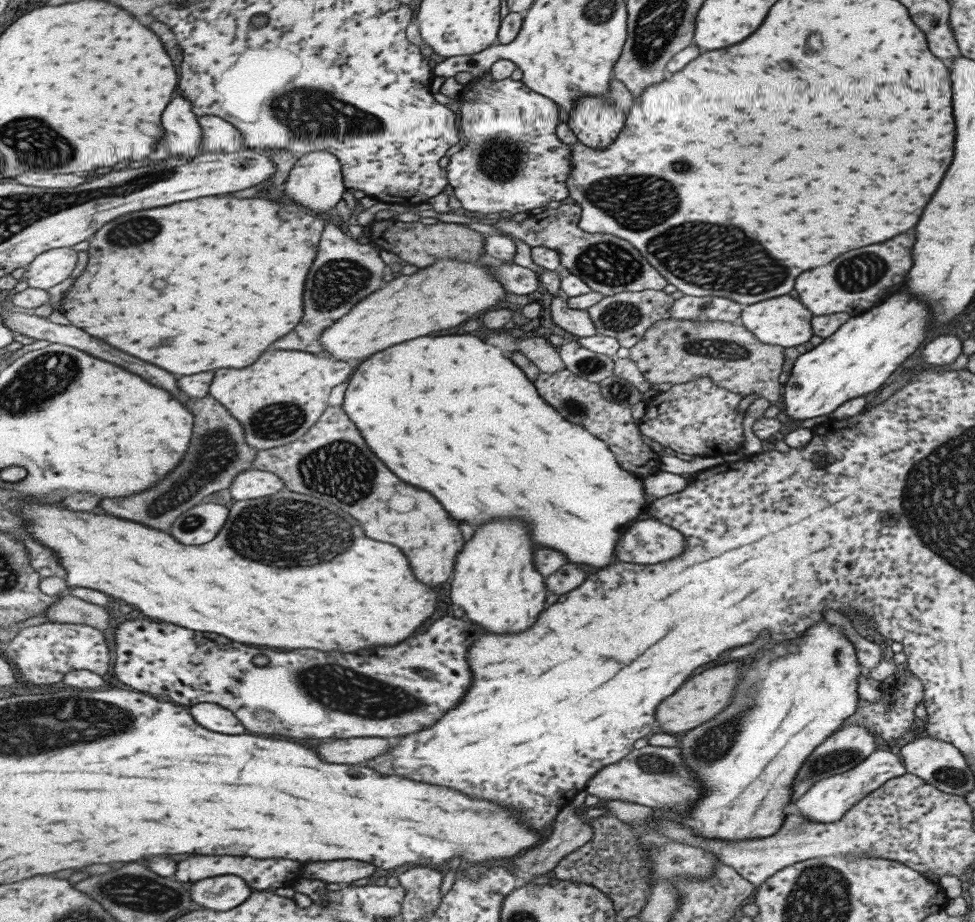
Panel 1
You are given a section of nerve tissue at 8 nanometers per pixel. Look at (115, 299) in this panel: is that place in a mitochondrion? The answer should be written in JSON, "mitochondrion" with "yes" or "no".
{"mitochondrion":"no"}

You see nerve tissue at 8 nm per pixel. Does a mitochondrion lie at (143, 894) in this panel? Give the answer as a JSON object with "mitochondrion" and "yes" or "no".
{"mitochondrion":"yes"}

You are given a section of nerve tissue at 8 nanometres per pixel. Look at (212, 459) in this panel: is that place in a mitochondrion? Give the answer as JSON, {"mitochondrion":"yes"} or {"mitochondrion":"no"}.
{"mitochondrion":"yes"}

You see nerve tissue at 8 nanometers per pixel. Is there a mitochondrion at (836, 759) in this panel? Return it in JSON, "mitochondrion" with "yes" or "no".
{"mitochondrion":"yes"}

